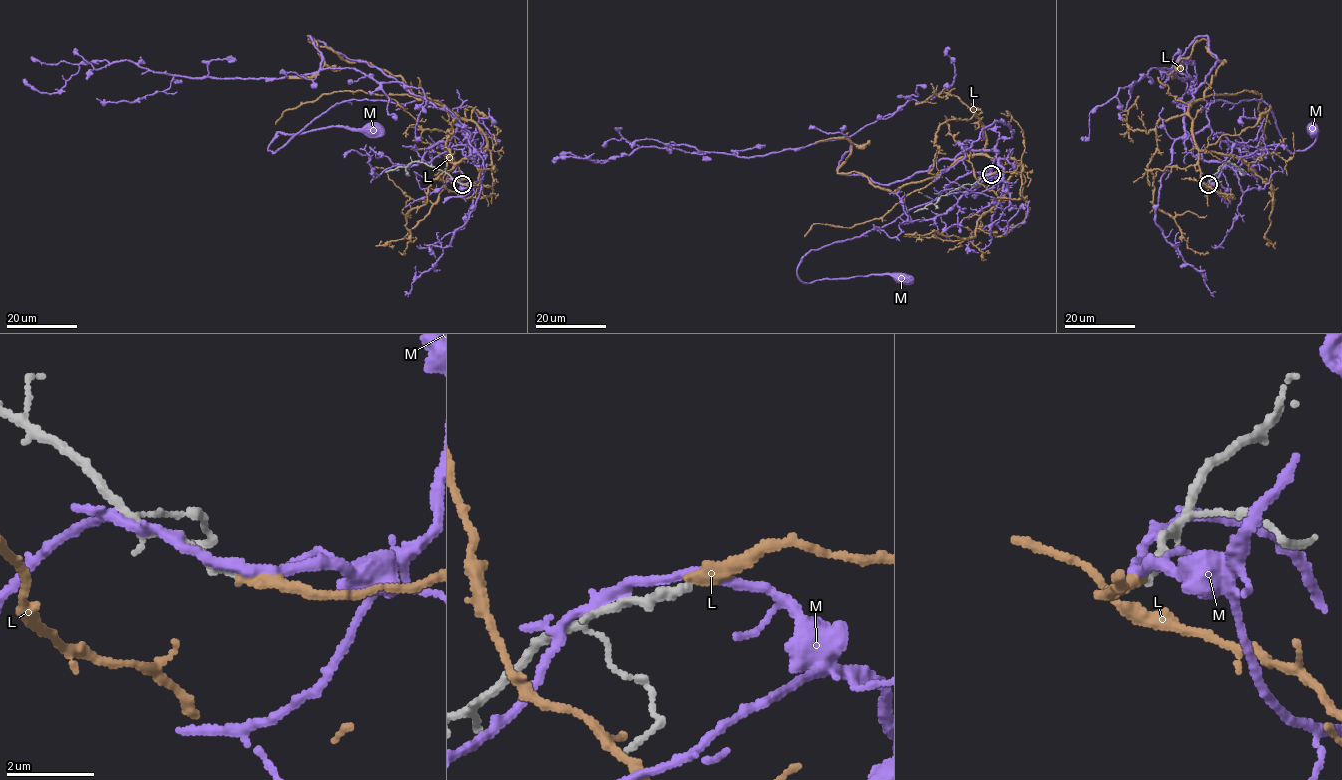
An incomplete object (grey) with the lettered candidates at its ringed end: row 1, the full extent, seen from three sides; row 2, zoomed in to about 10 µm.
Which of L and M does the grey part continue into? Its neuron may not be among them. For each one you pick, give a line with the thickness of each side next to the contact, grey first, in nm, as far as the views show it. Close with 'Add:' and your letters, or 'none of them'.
L: 240/320 nm
Add: L

